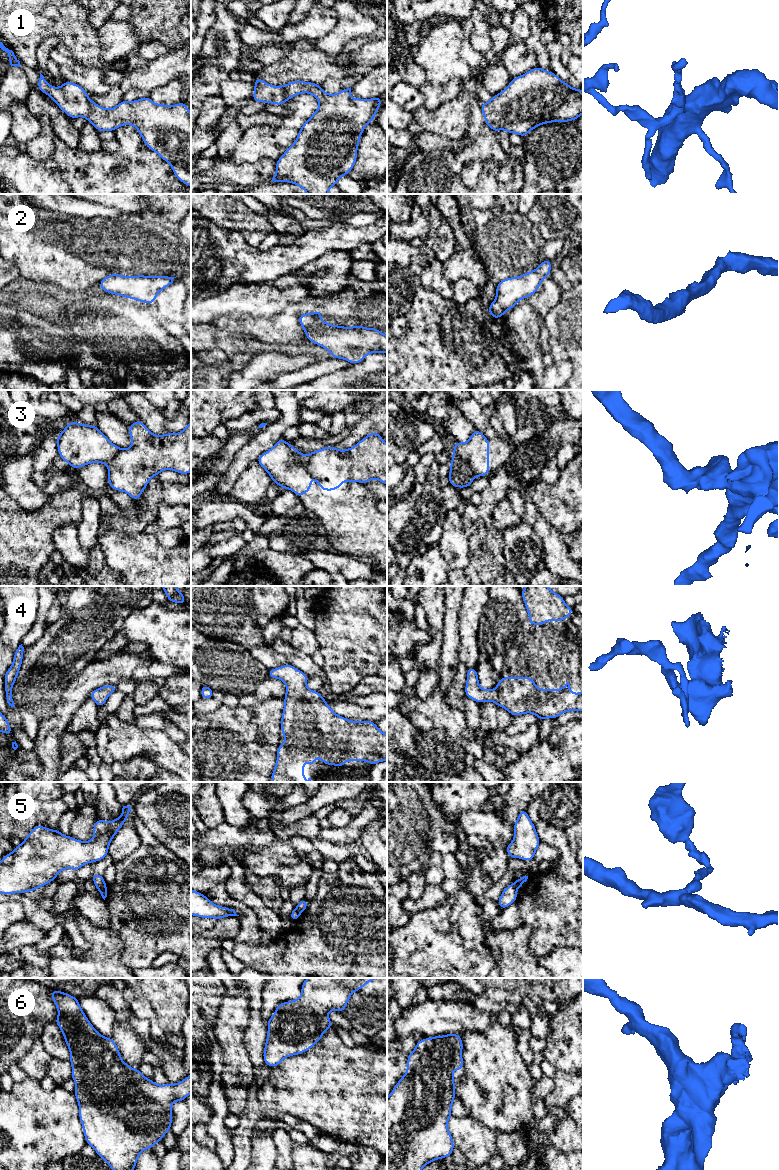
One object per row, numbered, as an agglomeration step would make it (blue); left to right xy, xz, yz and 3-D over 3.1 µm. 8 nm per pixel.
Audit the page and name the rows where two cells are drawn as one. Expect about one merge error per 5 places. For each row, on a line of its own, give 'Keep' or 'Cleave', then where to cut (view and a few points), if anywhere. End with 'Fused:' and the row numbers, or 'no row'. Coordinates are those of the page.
1: Keep. No split
2: Keep. No split
3: Cleave. Split along yz (452, 454), (465, 459), (476, 475)
4: Keep. No split
5: Cleave. Split along xy (106, 885), (99, 891)
6: Keep. No split
Fused: 3, 5

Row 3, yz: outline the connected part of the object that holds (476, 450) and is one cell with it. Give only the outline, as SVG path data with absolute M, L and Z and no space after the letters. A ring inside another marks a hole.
M475 429L468 441L454 441L453 456L469 462L476 476L484 477L490 471L489 439Z

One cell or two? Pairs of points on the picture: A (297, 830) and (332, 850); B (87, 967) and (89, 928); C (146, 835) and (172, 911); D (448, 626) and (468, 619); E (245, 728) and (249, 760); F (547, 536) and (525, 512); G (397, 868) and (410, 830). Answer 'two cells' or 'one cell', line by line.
A: one cell
B: one cell
C: one cell
D: two cells
E: one cell
F: one cell
G: one cell

